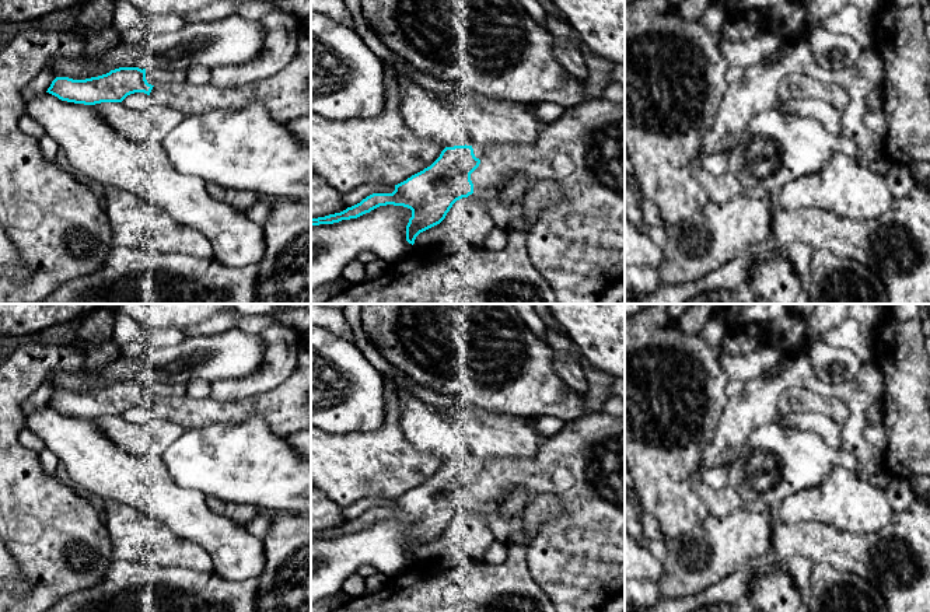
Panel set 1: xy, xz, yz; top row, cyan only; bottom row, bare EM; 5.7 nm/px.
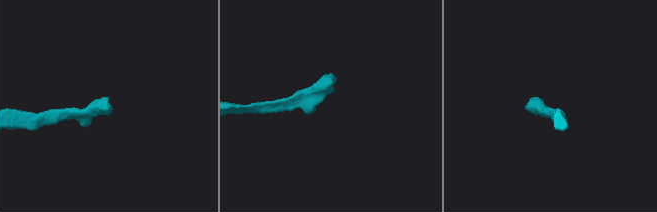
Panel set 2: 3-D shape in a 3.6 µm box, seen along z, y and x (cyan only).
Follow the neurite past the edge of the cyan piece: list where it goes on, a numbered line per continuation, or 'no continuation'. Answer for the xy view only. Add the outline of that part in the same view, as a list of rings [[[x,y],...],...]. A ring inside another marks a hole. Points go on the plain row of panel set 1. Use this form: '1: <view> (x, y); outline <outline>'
1: xy (287, 408); outline [[[296,368],[275,389],[238,401],[158,396],[150,413],[190,429],[262,419],[276,436],[289,438],[311,427],[311,368]]]

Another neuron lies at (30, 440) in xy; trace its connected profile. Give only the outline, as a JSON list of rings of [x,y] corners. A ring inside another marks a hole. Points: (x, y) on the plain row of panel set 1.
[[[24,427],[18,434],[20,443],[36,452],[41,452],[45,448],[45,443],[34,434],[28,427]]]

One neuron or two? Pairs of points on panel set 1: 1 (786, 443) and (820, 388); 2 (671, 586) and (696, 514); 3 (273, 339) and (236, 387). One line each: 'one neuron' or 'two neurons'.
1: two neurons
2: two neurons
3: one neuron

